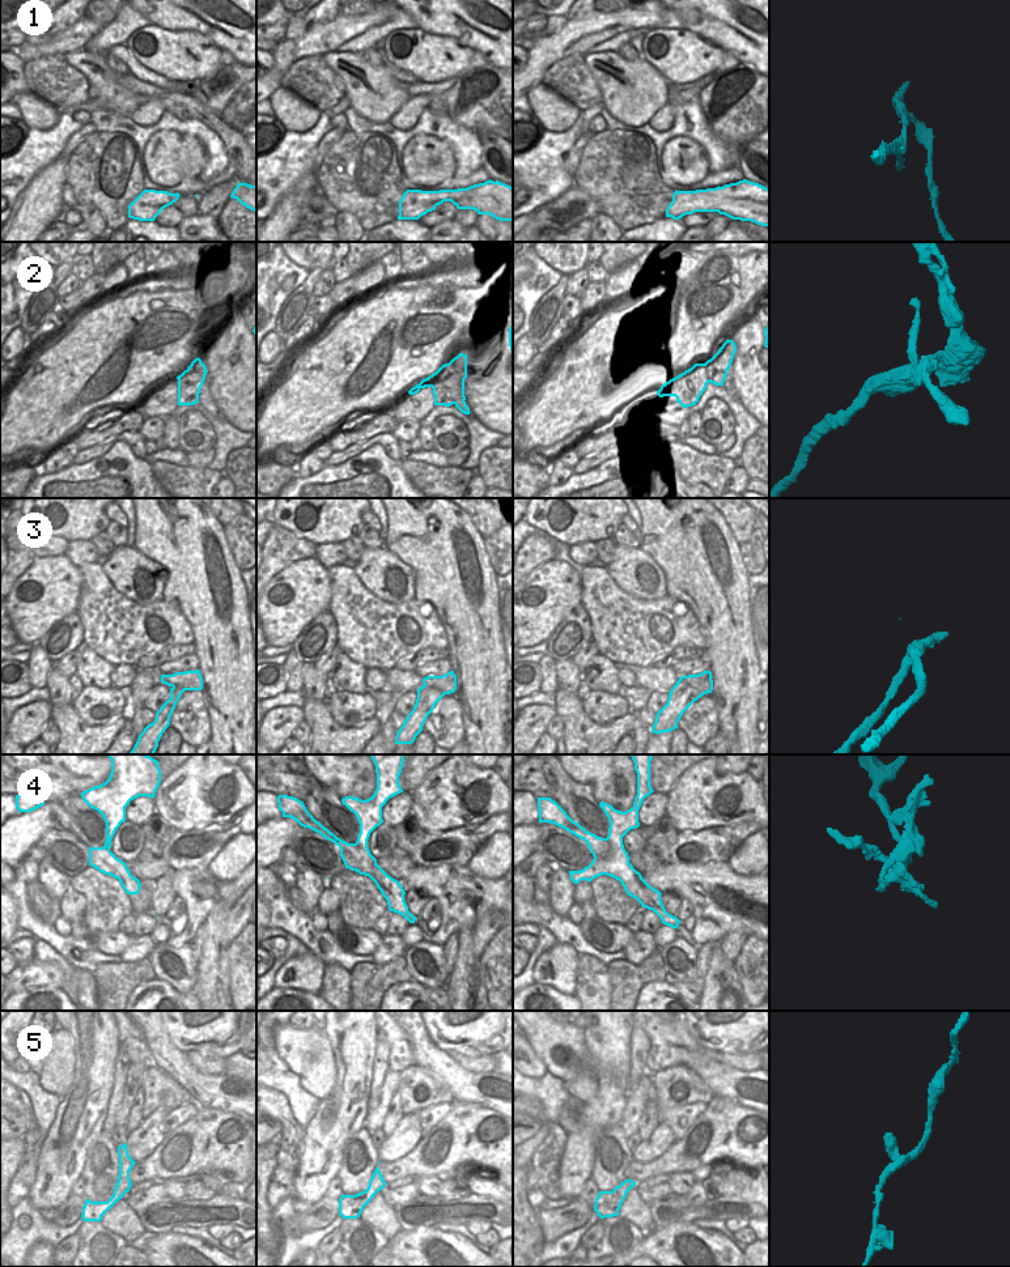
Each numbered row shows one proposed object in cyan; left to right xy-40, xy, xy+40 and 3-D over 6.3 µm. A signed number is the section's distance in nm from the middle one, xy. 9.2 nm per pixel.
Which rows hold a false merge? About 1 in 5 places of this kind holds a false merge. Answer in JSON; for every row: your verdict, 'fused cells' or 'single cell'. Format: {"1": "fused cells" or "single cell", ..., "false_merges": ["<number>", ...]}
{"1": "fused cells", "2": "fused cells", "3": "fused cells", "4": "fused cells", "5": "single cell", "false_merges": ["1", "2", "3", "4"]}

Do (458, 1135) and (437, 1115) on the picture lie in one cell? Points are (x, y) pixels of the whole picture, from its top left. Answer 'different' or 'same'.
different

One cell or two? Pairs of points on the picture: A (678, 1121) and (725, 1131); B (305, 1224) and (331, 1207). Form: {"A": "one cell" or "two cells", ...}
{"A": "two cells", "B": "one cell"}

